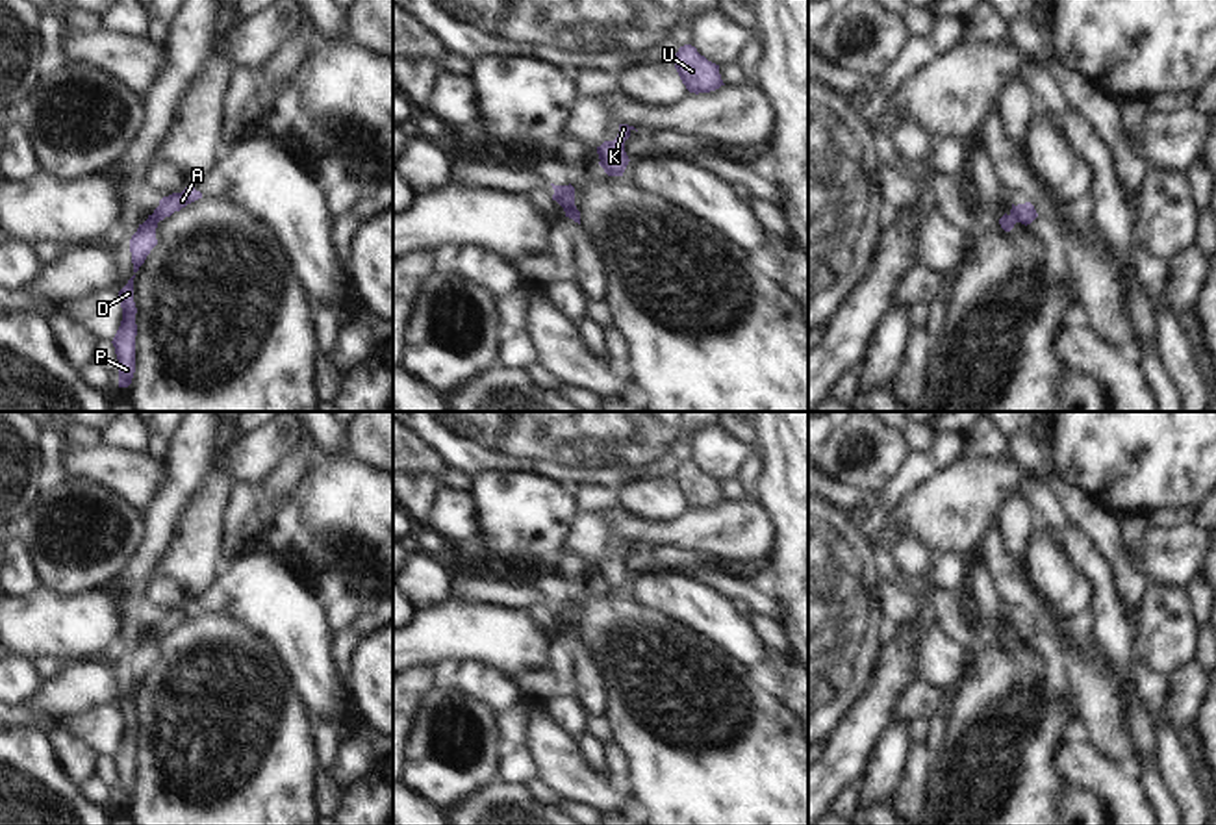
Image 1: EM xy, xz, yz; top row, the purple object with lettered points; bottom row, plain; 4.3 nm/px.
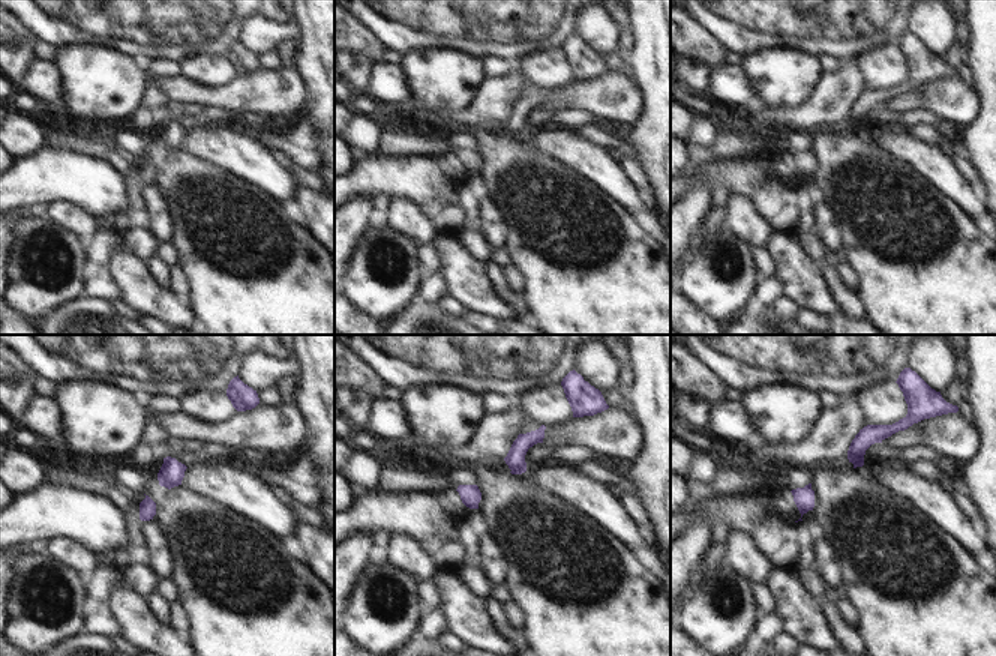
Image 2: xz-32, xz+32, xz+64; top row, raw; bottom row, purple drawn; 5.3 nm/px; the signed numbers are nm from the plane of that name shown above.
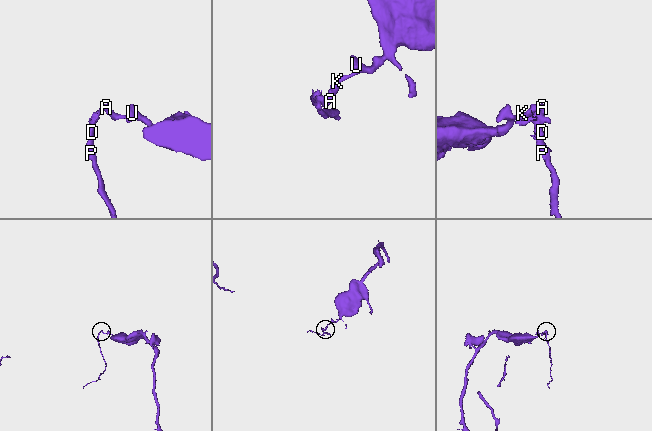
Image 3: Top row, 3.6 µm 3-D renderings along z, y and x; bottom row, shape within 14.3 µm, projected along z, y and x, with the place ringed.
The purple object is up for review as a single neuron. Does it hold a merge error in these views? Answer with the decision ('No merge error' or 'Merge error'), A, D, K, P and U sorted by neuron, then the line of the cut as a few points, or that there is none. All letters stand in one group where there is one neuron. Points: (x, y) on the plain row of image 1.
Merge error. Groups: A K U / D P. Split along yz (1011, 629), (1016, 636)

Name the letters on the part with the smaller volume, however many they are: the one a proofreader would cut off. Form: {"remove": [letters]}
{"remove": ["D", "P"]}

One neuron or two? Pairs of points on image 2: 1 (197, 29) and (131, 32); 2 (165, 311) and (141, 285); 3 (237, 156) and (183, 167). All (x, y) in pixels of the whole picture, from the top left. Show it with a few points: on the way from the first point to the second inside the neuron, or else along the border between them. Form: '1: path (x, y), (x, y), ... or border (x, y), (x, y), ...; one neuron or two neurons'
1: path (180, 29), (147, 29); one neuron
2: path (159, 305), (146, 291); one neuron
3: border (180, 149), (240, 179); two neurons

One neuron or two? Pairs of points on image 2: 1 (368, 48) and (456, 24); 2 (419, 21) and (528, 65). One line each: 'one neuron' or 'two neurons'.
1: two neurons
2: two neurons

